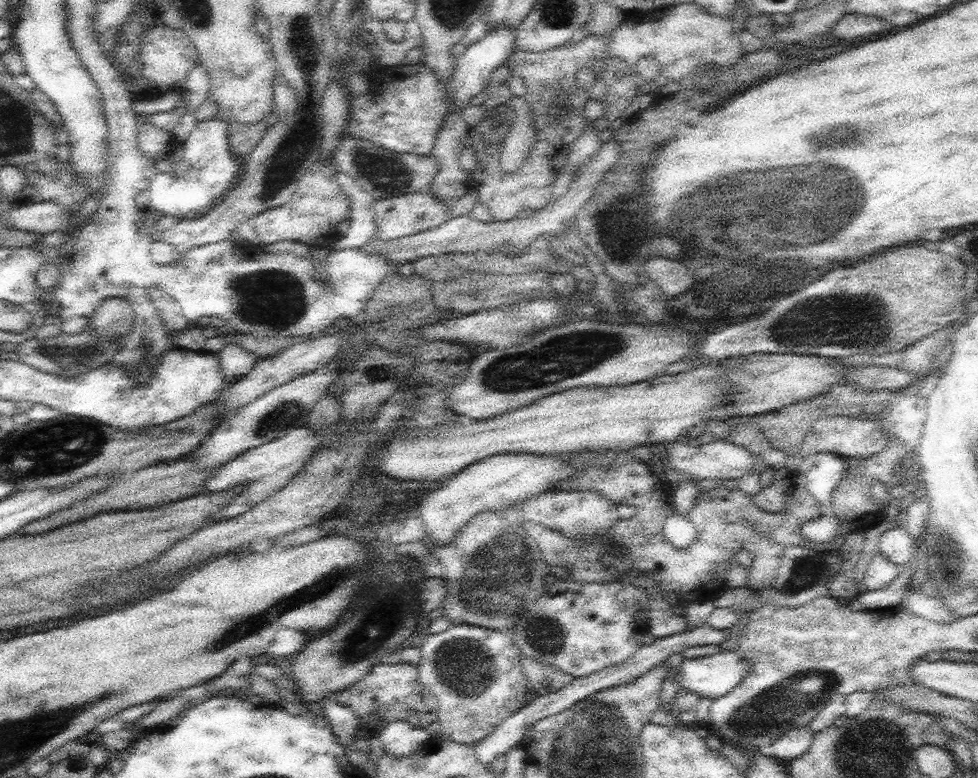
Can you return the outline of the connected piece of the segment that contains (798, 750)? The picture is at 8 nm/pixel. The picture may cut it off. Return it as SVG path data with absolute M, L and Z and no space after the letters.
M809 726L793 729L778 737L769 747L768 752L780 759L780 761L791 761L804 755L813 744L814 731Z

